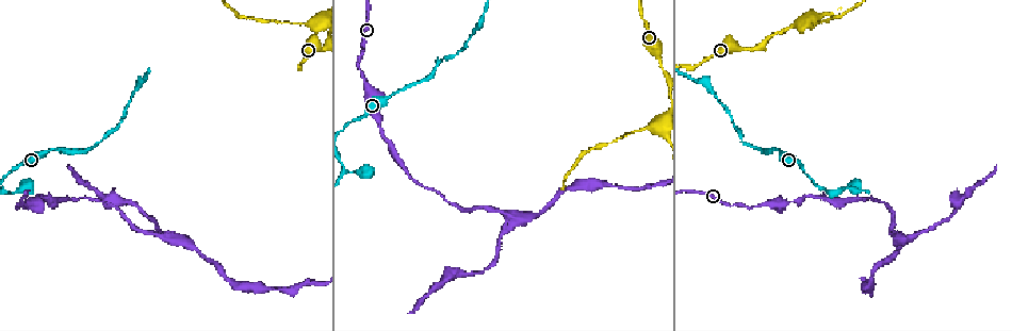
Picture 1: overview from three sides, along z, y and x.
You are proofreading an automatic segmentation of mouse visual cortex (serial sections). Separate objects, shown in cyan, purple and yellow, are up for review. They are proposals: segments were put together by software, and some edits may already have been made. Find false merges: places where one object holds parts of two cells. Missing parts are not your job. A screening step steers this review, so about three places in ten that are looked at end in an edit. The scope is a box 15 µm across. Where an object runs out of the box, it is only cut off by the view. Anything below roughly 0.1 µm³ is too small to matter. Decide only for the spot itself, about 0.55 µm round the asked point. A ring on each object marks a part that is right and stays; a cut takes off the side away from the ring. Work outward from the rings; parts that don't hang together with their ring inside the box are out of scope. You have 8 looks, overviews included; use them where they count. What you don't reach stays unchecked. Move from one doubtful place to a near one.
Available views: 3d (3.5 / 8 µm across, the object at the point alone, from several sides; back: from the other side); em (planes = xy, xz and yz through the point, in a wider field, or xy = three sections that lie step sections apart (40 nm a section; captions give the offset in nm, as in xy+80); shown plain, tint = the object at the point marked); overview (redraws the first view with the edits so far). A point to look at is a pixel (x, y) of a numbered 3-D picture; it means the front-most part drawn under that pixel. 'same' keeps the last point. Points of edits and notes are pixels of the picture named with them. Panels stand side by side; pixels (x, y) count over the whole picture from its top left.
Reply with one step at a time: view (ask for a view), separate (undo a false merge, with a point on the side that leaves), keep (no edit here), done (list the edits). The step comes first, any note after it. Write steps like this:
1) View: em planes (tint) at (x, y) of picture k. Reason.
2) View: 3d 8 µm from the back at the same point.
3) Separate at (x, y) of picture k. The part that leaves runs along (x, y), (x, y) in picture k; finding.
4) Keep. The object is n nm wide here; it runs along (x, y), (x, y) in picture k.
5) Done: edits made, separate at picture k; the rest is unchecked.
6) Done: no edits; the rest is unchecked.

View: 3d 3.5 µm at (791, 201) of picture 1. Thin neck.

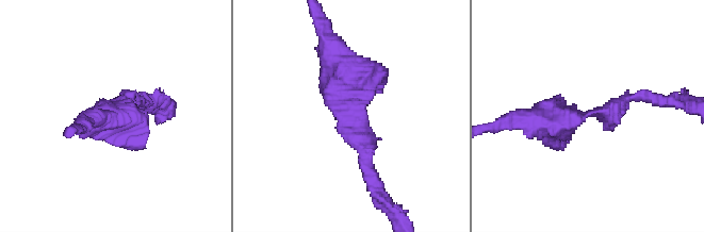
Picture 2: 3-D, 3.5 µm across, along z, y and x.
View: em xy step 2 (tint) at (355, 113) of picture 2. Need the tissue.

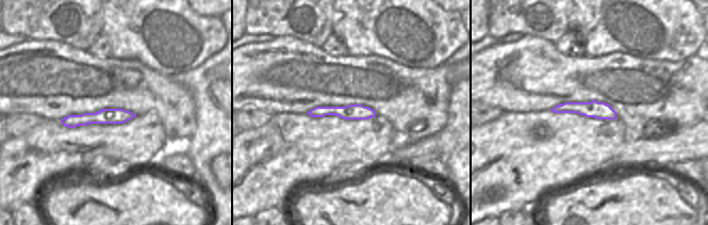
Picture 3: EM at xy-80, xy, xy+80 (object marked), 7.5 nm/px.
Keep. It runs along (130, 115), (105, 115), (64, 121) in picture 3; continuous, no second cell.

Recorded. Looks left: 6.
View: 3d 3.5 µm at (351, 171) of picture 1. Small branch off a trunk.

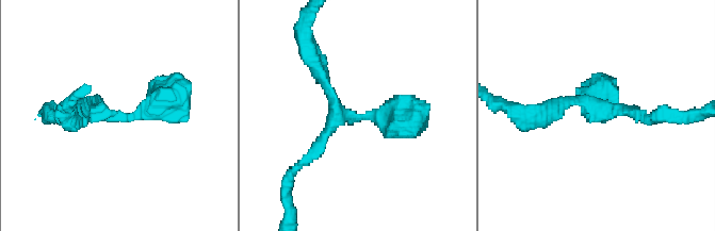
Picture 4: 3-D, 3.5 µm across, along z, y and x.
View: em xy step 5 (tint) at (361, 117) of picture 4. 3 arms meet here; the arms are 150, 150, 450 nm wide.

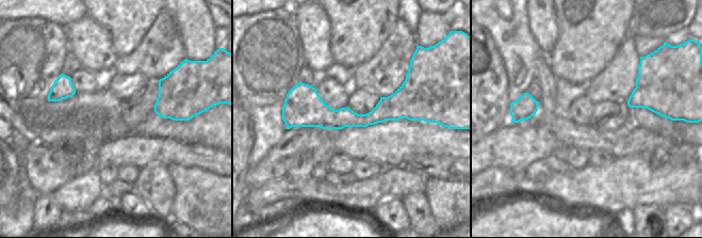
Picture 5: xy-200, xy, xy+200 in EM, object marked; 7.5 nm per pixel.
View: em planes (tint) at the same point. Cut it another way.

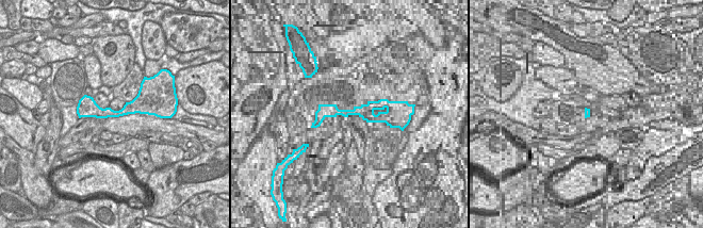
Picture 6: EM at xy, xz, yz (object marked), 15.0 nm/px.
Keep. The object is 190 nm wide here; it runs along (323, 77), (339, 115), (421, 110) in picture 4; continuous, no second cell.

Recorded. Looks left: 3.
View: 3d 3.5 µm at (515, 216) of picture 1. Side arm on a straight run.

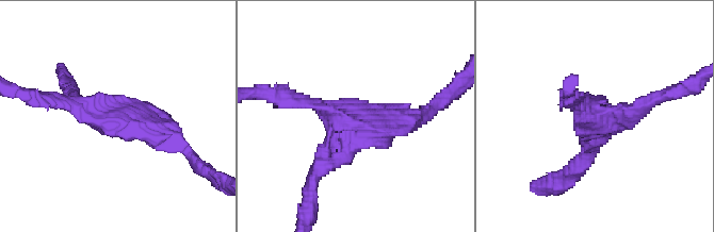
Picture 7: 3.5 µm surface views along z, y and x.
View: em planes (tint) at (352, 119) of picture 7.

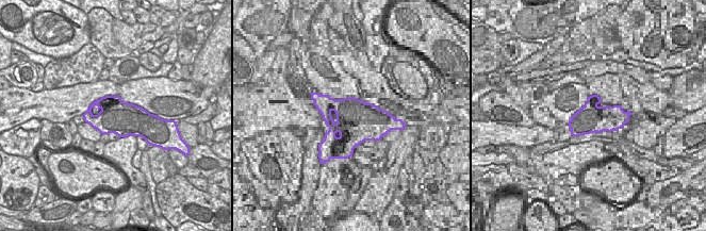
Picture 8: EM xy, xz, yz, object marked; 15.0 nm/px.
Keep. The arms are 200, 250, 350 nm wide; it runs along (51, 98), (179, 144) in picture 7; continuous, no second cell.

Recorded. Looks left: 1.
Done: no edits; the rest is unchecked.

